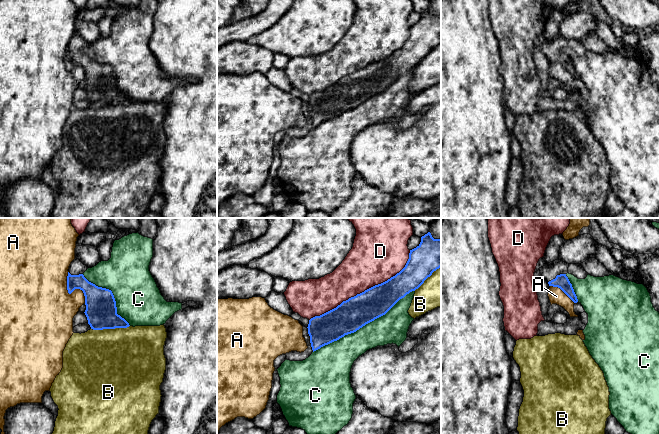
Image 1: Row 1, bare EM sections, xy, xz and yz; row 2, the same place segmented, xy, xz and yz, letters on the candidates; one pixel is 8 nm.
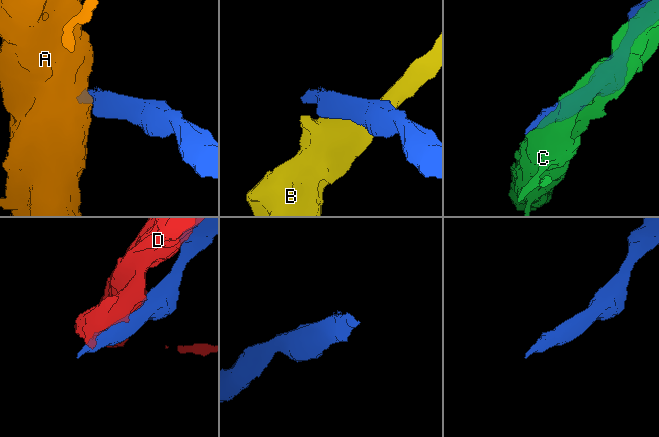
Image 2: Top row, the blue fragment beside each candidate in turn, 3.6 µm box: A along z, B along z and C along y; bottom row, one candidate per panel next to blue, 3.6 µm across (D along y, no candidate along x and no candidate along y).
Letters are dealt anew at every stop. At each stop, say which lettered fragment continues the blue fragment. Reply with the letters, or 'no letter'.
no letter

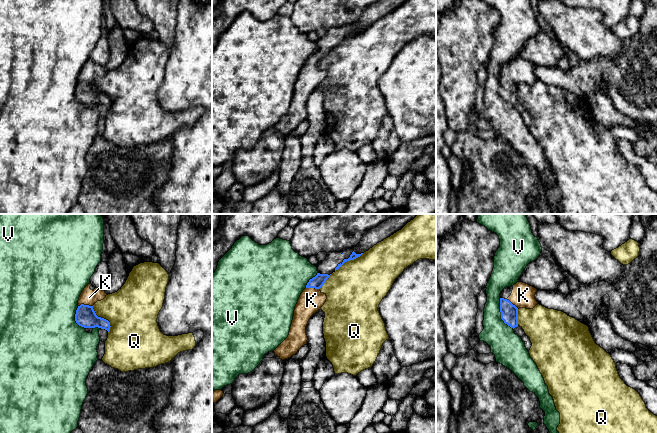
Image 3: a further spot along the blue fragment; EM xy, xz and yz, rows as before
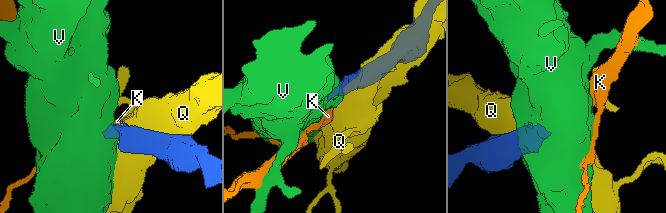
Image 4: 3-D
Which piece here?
K

